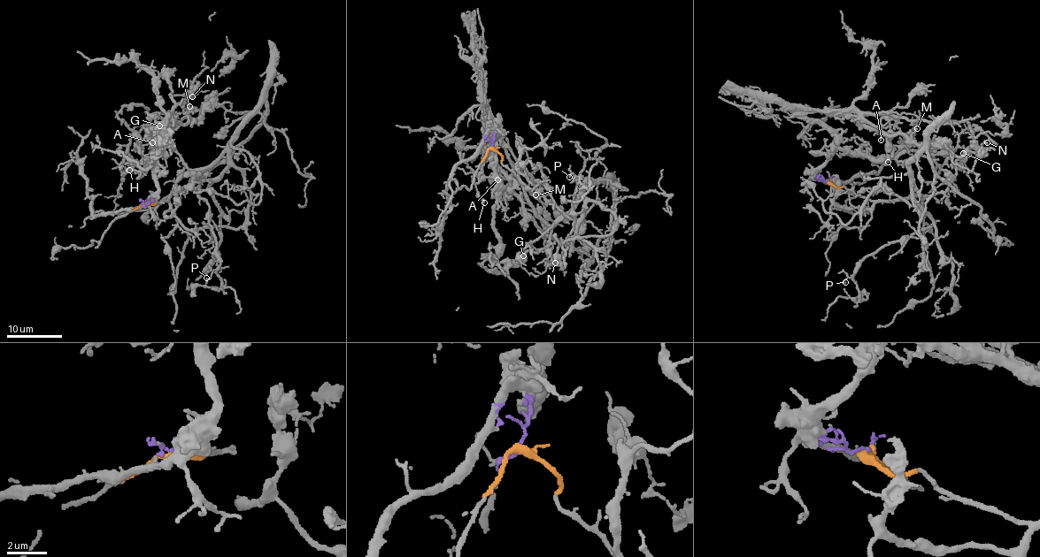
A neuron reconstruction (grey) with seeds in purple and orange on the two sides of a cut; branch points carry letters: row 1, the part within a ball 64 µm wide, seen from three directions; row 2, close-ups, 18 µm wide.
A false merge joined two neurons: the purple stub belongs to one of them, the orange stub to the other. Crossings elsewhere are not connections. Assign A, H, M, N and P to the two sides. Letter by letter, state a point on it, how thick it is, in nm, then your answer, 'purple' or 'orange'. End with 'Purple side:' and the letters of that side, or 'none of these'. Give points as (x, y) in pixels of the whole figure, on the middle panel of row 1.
A: (497, 179) | 140 nm | purple
H: (484, 202) | 240 nm | purple
M: (535, 194) | 90 nm | purple
N: (555, 263) | 160 nm | purple
P: (569, 177) | 100 nm | orange
Purple side: A, H, M, N

